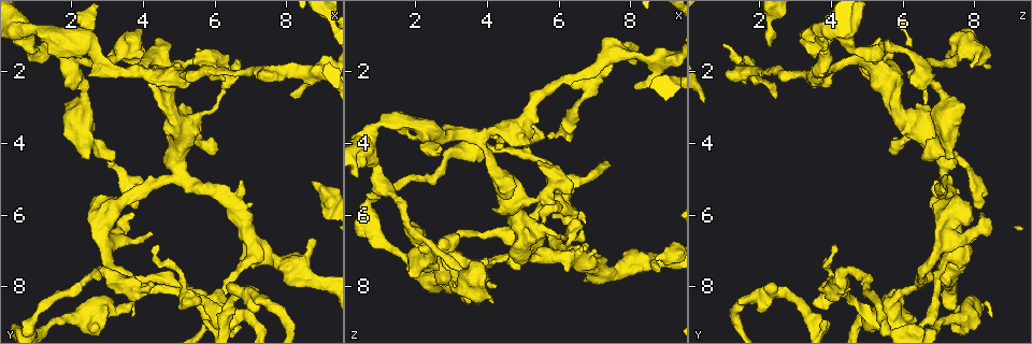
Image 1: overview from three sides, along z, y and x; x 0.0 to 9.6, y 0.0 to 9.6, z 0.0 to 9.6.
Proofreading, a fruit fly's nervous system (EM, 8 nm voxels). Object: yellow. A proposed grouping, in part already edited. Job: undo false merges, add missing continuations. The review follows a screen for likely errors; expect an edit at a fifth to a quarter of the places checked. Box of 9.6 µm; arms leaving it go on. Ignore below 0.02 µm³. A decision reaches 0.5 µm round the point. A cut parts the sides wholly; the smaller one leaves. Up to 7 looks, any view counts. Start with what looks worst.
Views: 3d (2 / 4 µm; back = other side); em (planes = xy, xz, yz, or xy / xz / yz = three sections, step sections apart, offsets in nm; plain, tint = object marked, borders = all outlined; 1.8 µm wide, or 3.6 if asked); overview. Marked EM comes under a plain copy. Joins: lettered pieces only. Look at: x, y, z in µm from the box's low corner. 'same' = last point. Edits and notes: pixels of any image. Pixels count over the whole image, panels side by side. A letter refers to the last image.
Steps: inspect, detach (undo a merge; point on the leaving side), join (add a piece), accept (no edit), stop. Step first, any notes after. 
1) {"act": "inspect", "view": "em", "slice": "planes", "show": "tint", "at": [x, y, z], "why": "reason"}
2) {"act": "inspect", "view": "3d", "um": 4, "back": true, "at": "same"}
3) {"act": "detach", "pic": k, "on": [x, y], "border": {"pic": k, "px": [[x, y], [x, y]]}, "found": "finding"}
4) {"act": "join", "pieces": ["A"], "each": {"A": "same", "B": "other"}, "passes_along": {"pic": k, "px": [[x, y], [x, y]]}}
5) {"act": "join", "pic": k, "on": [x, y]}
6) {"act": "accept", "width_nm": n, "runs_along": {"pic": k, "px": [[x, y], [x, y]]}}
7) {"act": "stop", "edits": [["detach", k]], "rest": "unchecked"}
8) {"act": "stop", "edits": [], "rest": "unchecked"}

{"act": "inspect", "view": "em", "slice": "xz", "step": 16, "show": "tint", "at": [8.65, 5.10, 7.30], "why": "thick end"}

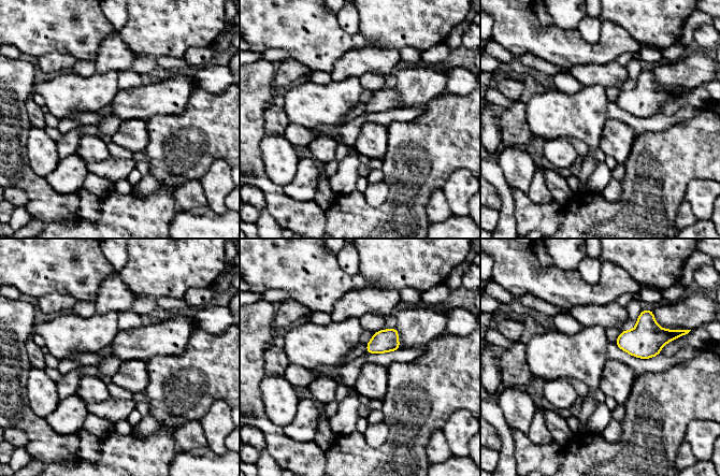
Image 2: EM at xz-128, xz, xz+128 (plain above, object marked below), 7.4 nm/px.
{"act": "inspect", "view": "em", "slice": "planes", "show": "borders", "at": "same"}

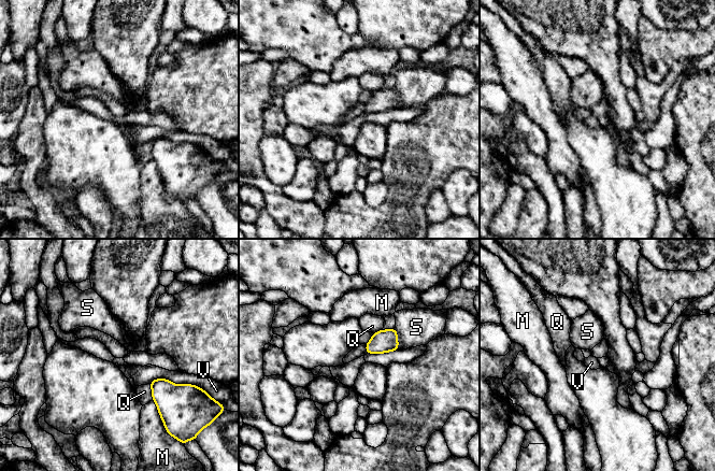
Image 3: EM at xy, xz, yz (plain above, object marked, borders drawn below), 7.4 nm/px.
{"act": "accept", "each": {"M": "other", "Q": "other", "S": "other", "V": "other"}, "border": {"pic": 3, "px": [[189, 383], [154, 379], [148, 384]]}, "found": "no lettered piece goes on from it"}

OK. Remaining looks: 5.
{"act": "inspect", "view": "3d", "um": 2, "back": true, "at": [4.85, 4.65, 7.15], "why": "three-way junction"}

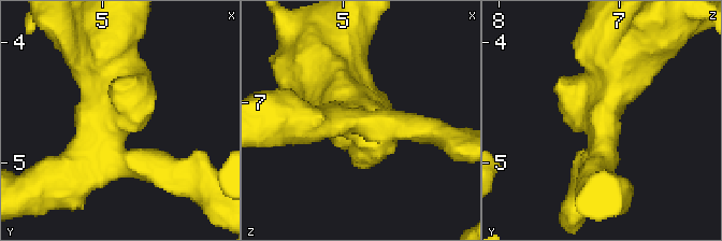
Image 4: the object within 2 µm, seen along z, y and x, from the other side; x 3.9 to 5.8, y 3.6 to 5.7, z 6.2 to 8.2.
{"act": "inspect", "view": "em", "um": 3.6, "slice": "planes", "show": "borders", "at": [4.92, 4.64, 7.12], "arms": 3, "arm_widths_nm": [220, 280, 550], "why": "now the EM"}

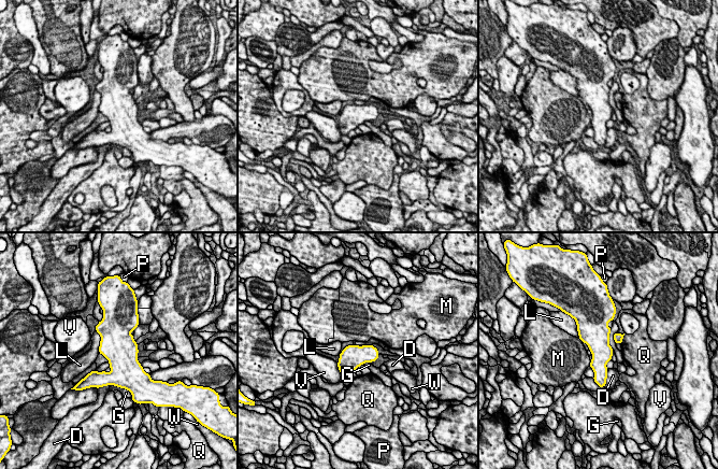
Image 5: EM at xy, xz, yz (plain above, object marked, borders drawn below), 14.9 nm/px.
{"act": "accept", "each": {"D": "other", "G": "other", "L": "other", "M": "other", "P": "other", "Q": "other", "V": "other", "W": "other"}, "border": {"pic": 5, "px": [[591, 360], [589, 365]]}, "found": "all the same neuron"}

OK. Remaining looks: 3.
{"act": "inspect", "view": "em", "slice": "planes", "show": "borders", "at": [3.55, 5.10, 8.00], "why": "abrupt turn"}

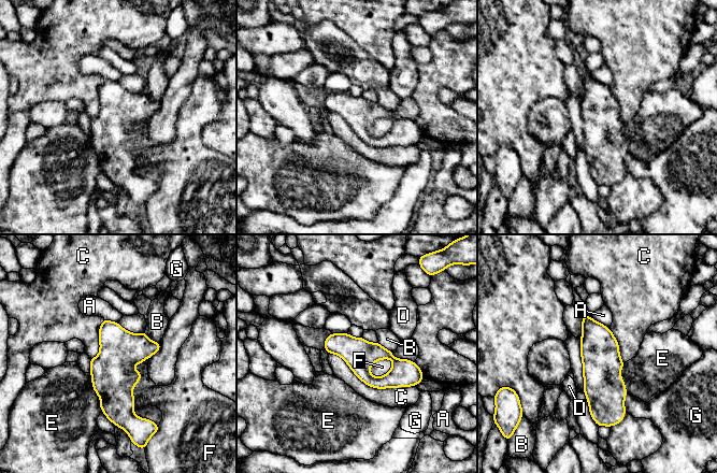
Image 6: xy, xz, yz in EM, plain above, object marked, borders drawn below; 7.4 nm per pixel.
{"act": "accept", "each": {"A": "other", "B": "other", "C": "other", "D": "other", "E": "other", "F": "other", "G": "other"}, "runs_along": {"pic": 6, "px": [[586, 318], [601, 357], [603, 419]]}, "found": "one neuron here"}

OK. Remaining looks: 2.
{"act": "stop", "edits": [], "rest": "unchecked"}

